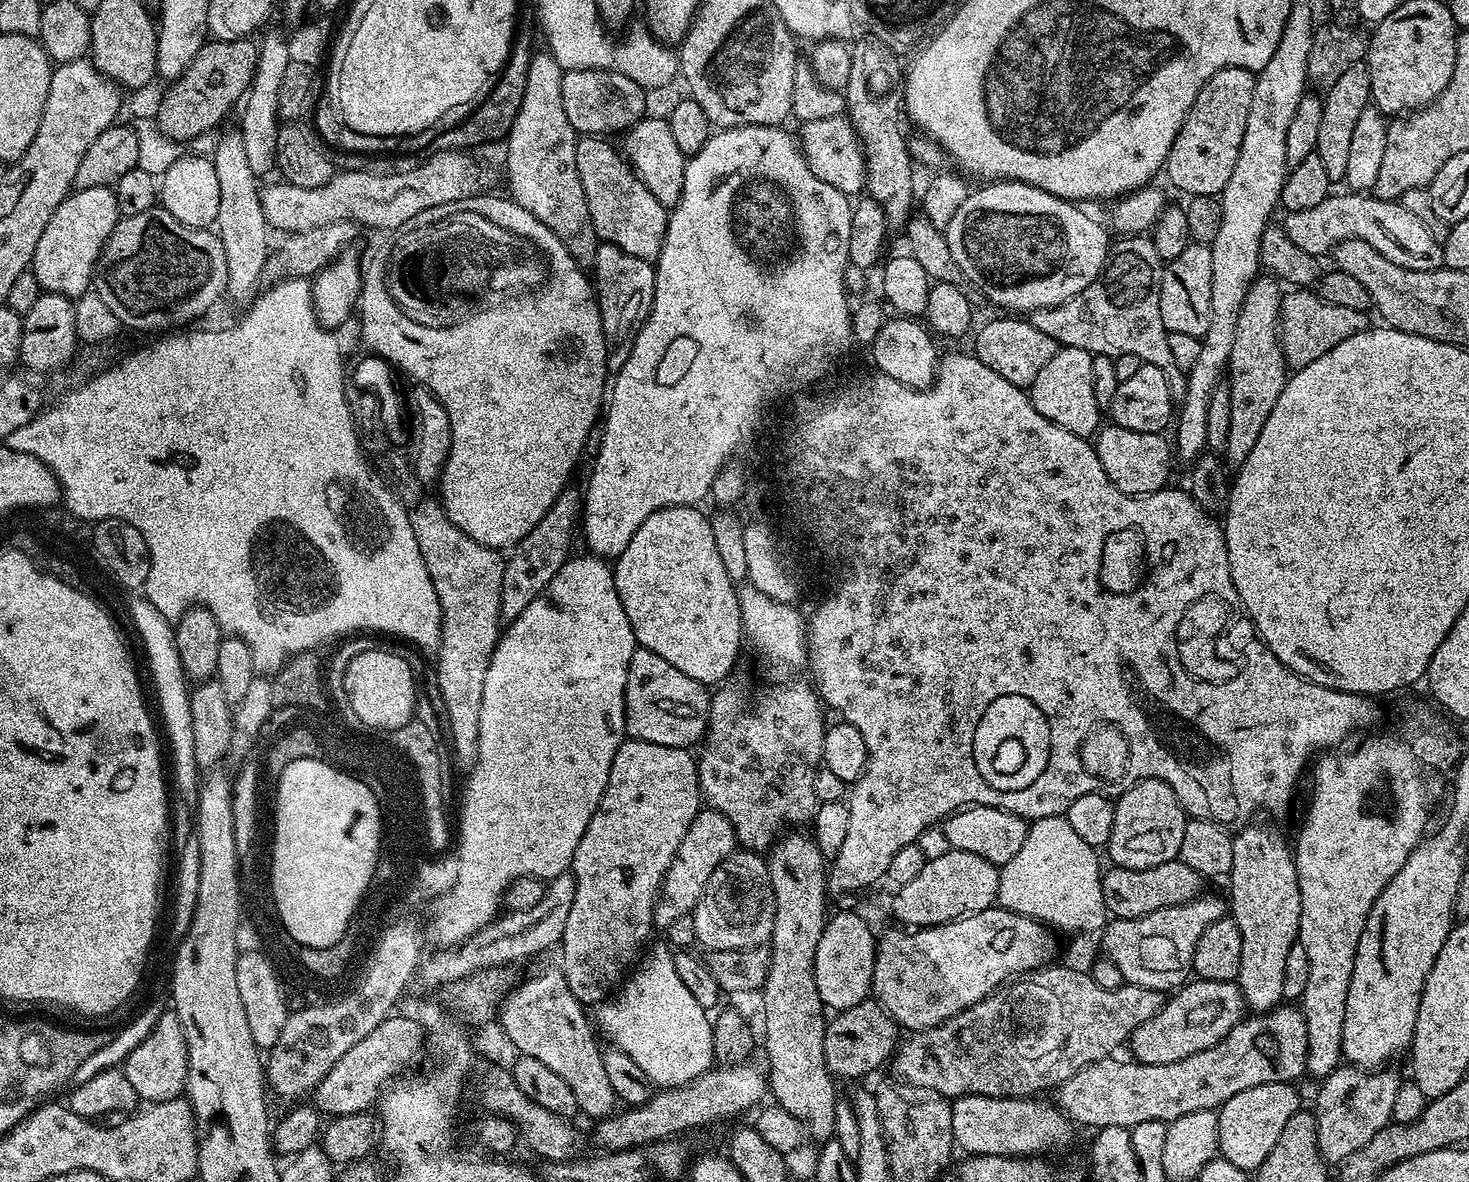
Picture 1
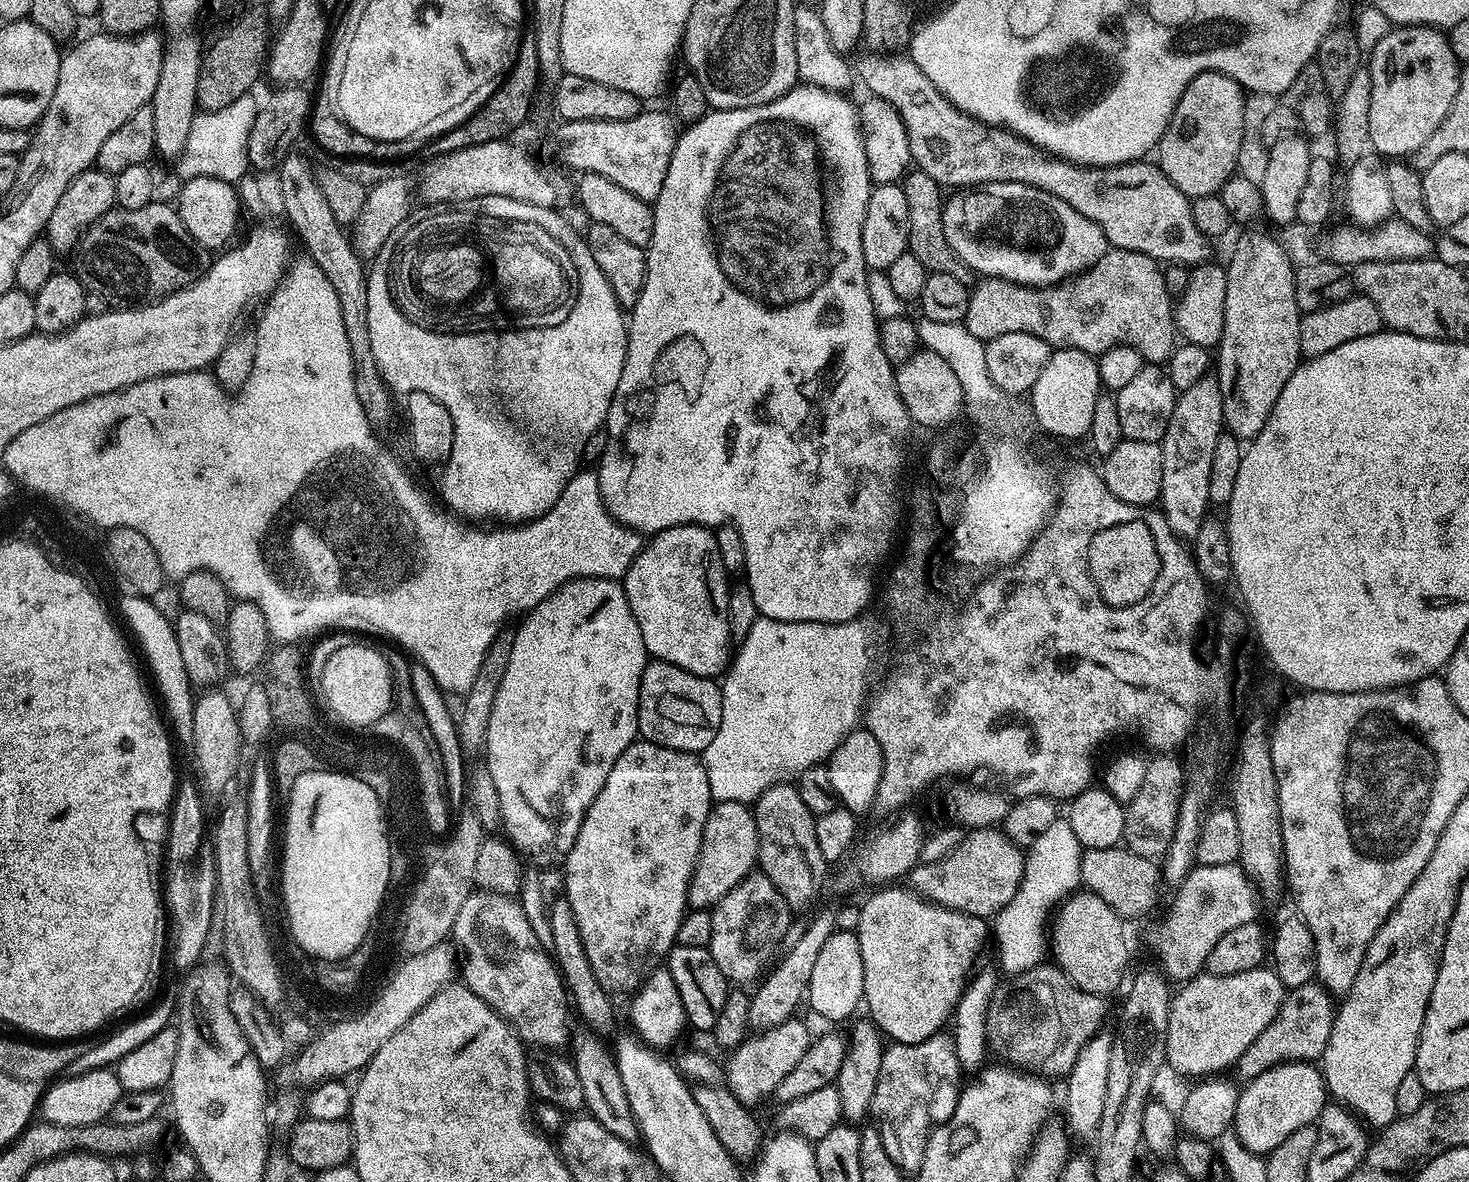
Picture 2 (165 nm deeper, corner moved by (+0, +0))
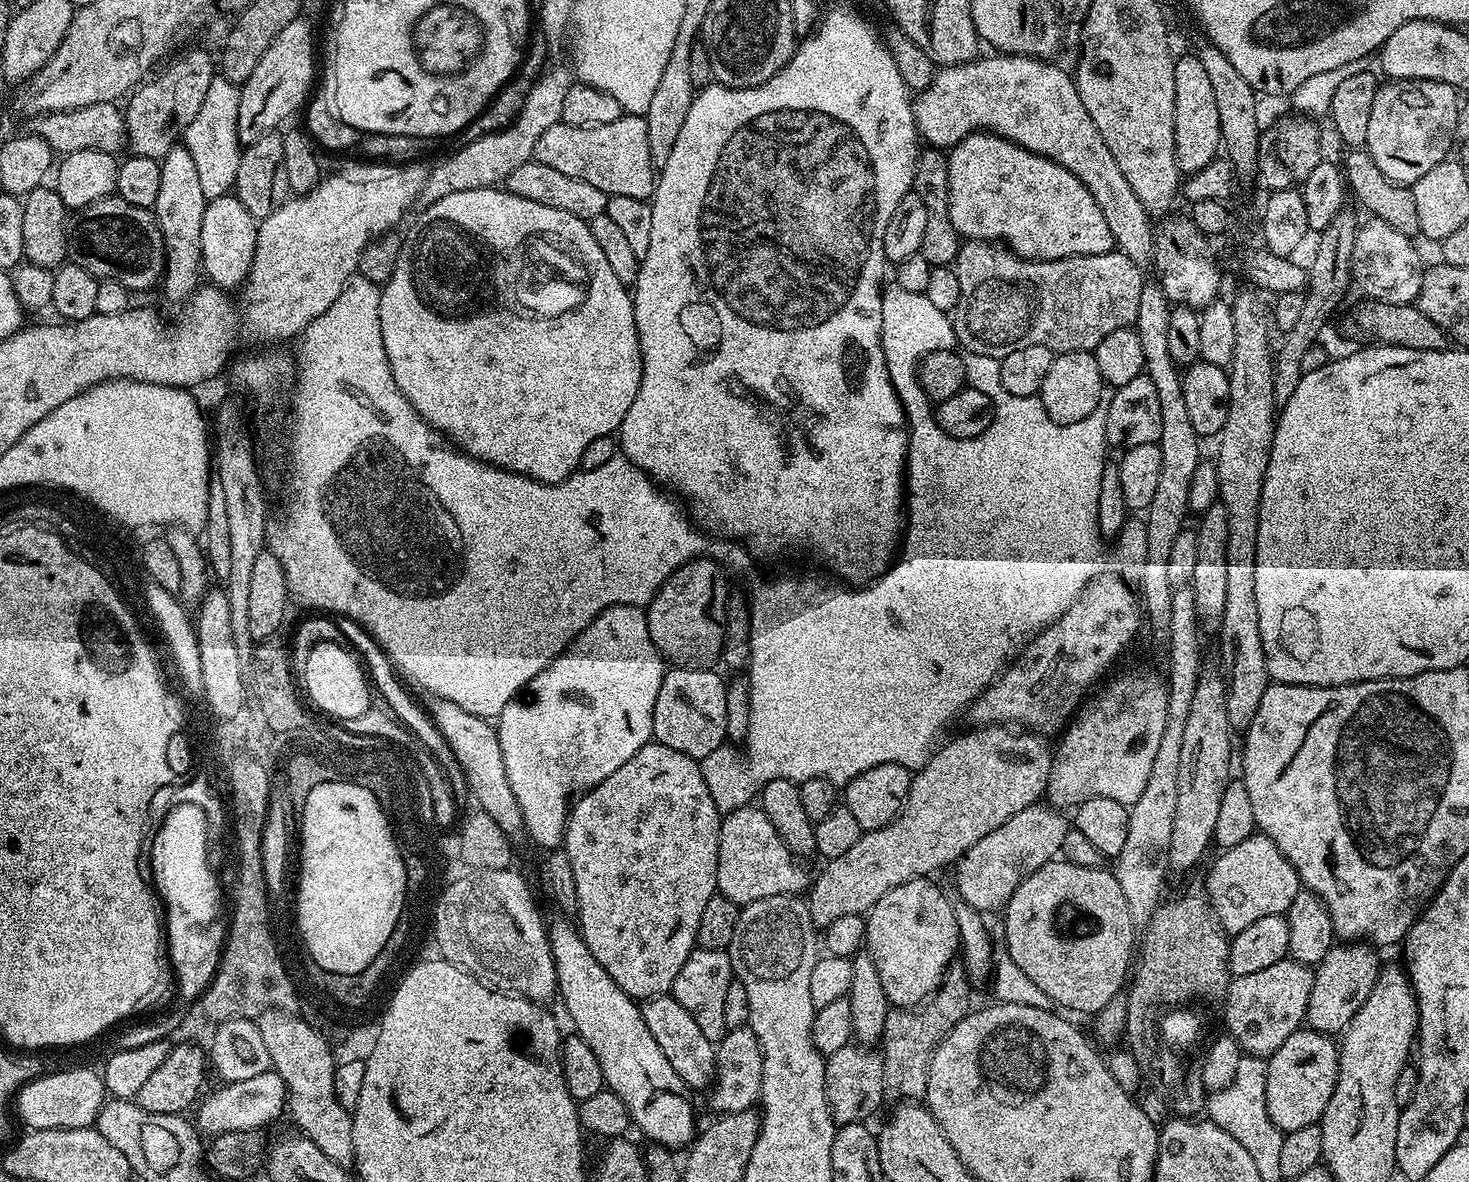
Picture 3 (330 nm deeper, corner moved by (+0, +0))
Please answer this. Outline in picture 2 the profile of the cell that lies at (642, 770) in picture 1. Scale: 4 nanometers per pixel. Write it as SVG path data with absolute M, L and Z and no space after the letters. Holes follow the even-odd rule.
M637 739L614 762L614 770L606 777L606 786L598 790L598 798L586 810L582 826L578 830L578 838L574 838L574 846L570 854L564 860L564 888L568 901L574 906L574 916L578 918L578 934L582 934L582 946L586 946L586 958L590 958L590 966L594 970L598 982L608 993L628 992L635 994L646 983L649 976L661 967L668 959L668 953L676 944L678 926L682 922L686 909L689 907L688 887L692 882L692 875L696 869L696 863L702 850L702 830L706 826L706 818L710 814L714 801L710 794L710 782L706 782L706 770L703 759L691 752L679 752L670 750L666 746L658 746L650 741Z

